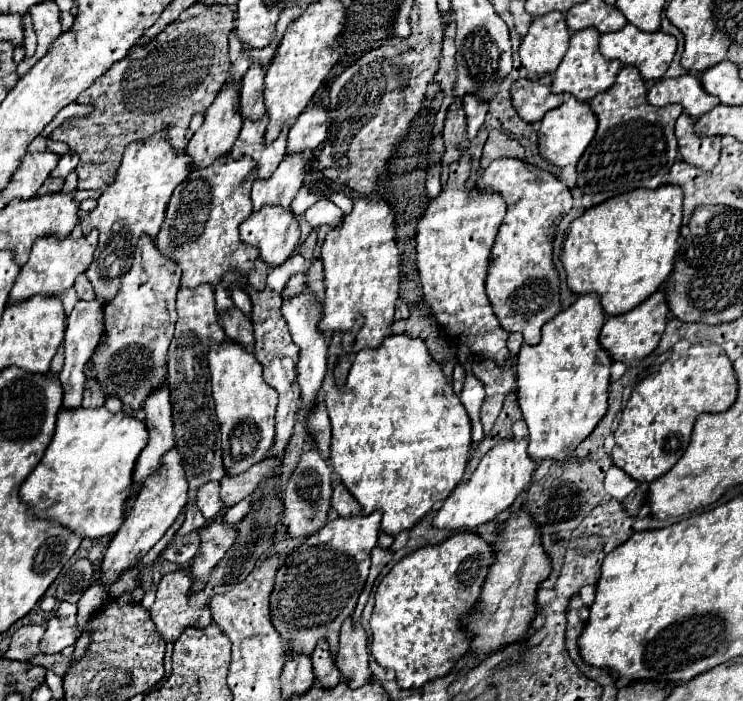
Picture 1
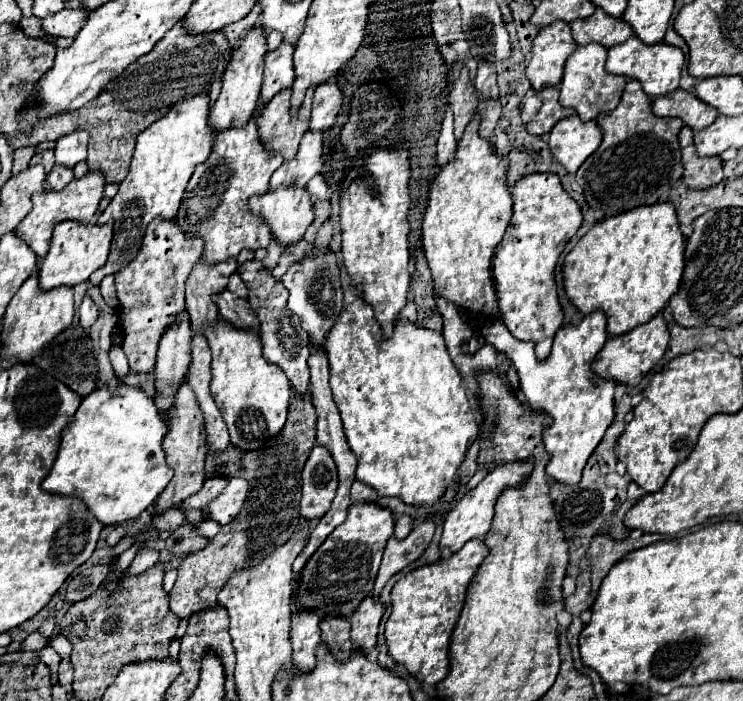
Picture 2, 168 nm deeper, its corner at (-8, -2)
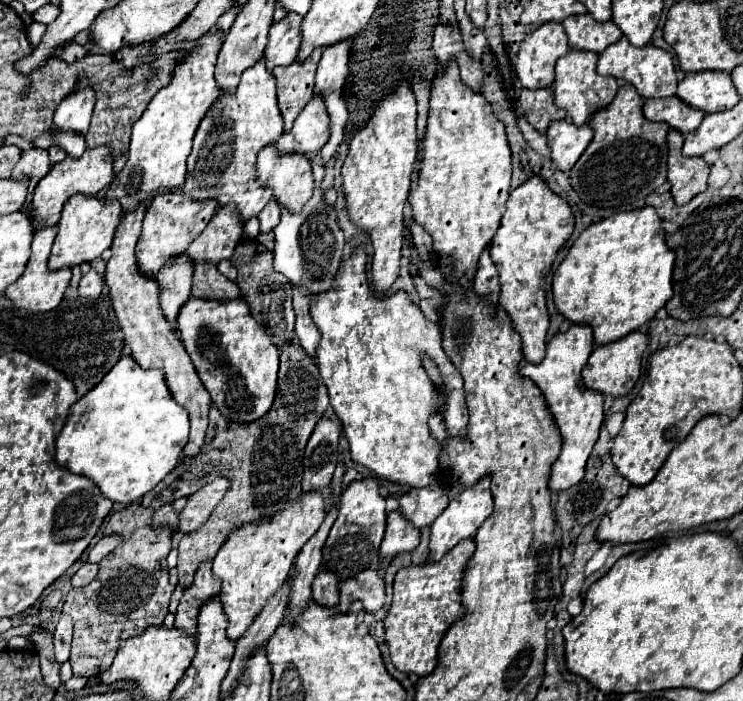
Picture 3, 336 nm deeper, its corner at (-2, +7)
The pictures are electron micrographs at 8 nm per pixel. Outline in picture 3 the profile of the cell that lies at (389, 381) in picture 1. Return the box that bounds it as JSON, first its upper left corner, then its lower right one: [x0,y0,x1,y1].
[309,247,467,487]

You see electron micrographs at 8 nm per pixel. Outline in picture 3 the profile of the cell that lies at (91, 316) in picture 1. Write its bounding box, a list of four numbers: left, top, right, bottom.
[79,269,103,299]

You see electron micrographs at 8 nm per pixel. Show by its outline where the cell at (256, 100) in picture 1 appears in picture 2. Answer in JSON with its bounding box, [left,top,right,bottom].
[261,44,293,102]

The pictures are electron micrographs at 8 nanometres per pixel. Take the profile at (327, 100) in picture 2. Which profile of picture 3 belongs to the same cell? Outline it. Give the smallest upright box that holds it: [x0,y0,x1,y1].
[315,39,351,95]

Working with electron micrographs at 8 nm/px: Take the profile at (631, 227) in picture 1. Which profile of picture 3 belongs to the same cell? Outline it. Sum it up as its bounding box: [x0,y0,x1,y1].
[553,207,675,345]

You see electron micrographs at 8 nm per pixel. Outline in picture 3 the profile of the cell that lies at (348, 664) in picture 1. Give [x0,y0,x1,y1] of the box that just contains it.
[339,569,385,613]

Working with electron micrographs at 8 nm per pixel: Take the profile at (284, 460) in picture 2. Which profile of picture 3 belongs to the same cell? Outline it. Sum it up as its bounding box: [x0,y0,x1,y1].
[143,343,329,587]

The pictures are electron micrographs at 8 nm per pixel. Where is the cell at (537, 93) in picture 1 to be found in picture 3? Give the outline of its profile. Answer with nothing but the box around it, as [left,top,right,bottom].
[519,89,565,135]

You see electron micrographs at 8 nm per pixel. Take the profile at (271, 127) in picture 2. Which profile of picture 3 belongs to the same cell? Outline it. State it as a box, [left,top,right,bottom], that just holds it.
[275,49,323,131]

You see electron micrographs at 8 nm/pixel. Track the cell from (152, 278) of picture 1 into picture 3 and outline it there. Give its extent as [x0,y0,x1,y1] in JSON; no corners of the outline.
[137,189,217,277]

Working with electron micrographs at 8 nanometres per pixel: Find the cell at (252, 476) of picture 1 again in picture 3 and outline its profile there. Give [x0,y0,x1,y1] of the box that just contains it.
[177,477,229,533]

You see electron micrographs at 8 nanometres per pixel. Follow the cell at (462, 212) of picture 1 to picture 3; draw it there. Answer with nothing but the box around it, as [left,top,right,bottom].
[409,61,511,279]

